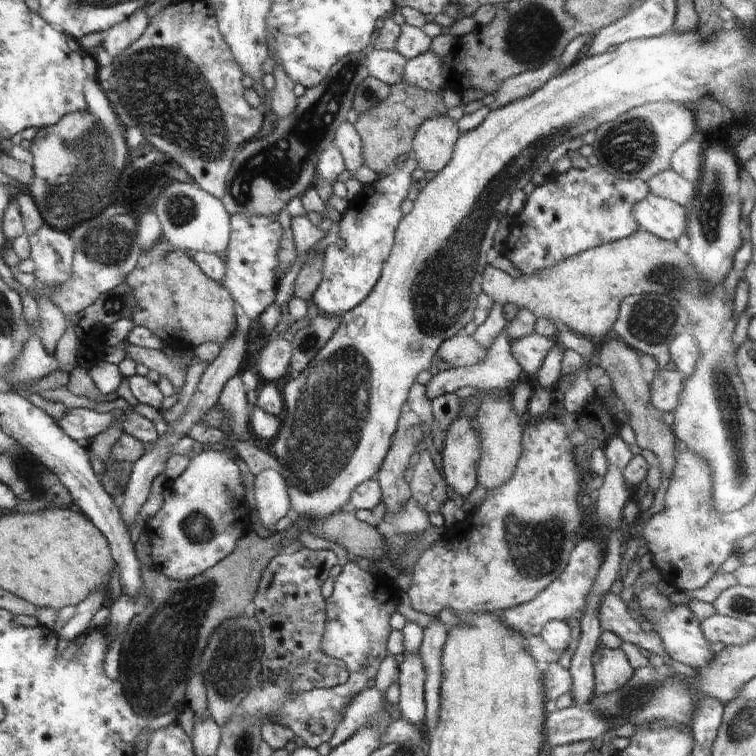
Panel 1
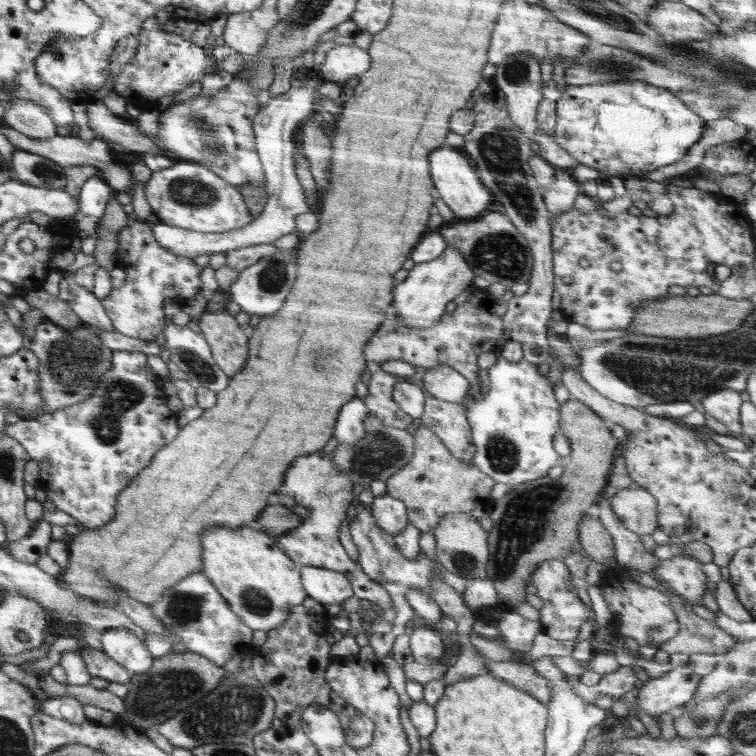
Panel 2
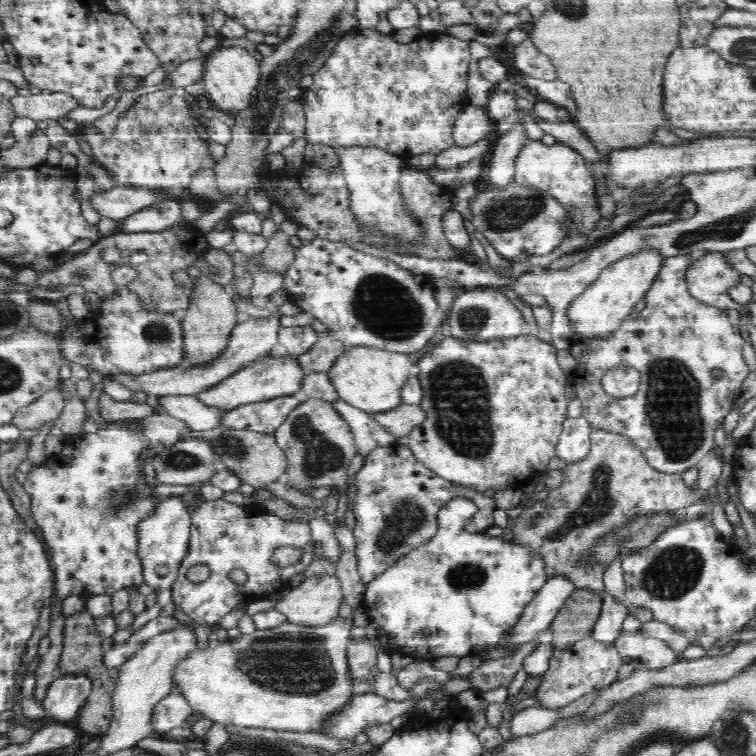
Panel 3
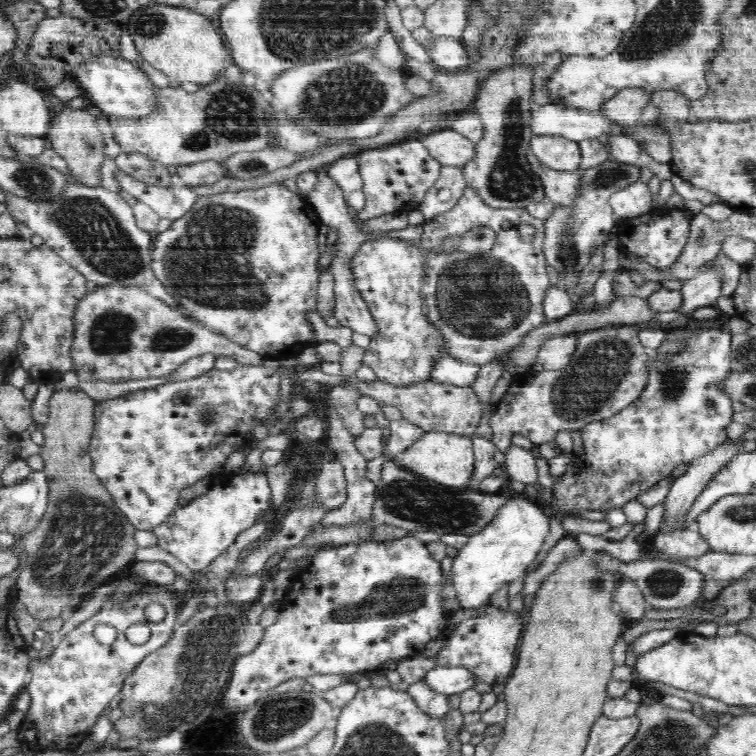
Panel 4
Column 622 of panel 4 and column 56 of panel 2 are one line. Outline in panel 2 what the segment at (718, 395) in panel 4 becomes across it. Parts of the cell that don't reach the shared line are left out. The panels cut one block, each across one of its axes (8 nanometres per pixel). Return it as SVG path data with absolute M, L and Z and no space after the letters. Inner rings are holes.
M114 351L110 370L102 376L98 388L93 391L94 394L88 401L82 401L80 404L70 406L70 408L58 409L56 413L44 414L35 420L22 418L16 424L7 424L5 422L3 432L14 438L14 440L17 440L24 447L28 456L38 462L40 467L38 486L40 490L44 491L46 497L56 504L58 509L73 516L78 523L81 522L87 529L100 528L107 522L110 522L111 518L115 516L116 499L119 498L122 490L125 490L129 486L132 479L136 478L137 474L150 464L154 455L171 440L174 440L181 430L177 424L177 414L166 406L169 397L162 390L163 383L162 378L158 377L158 374L155 374L148 366L146 354L142 354L142 352Z

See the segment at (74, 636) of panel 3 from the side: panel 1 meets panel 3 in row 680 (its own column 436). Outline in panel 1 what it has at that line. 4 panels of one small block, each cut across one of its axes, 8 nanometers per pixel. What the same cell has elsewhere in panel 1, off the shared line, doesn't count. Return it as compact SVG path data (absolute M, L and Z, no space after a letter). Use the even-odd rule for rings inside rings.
M396 83L391 86L391 91L386 98L386 100L380 102L378 106L368 110L364 114L360 114L358 120L354 125L354 128L358 131L360 138L363 142L363 157L365 165L374 170L377 174L388 170L390 166L394 163L400 163L402 160L406 159L408 156L411 156L412 153L412 141L417 131L417 128L425 120L446 115L447 106L444 104L443 92L444 89L440 91L425 91L420 87L412 86L408 83Z

